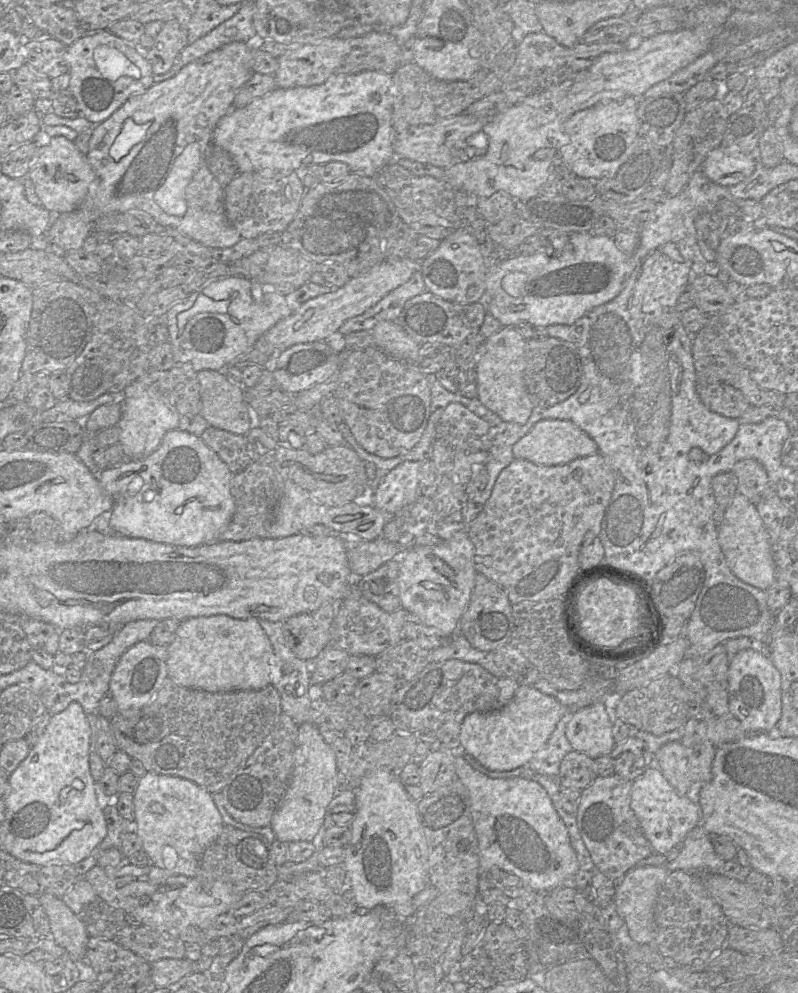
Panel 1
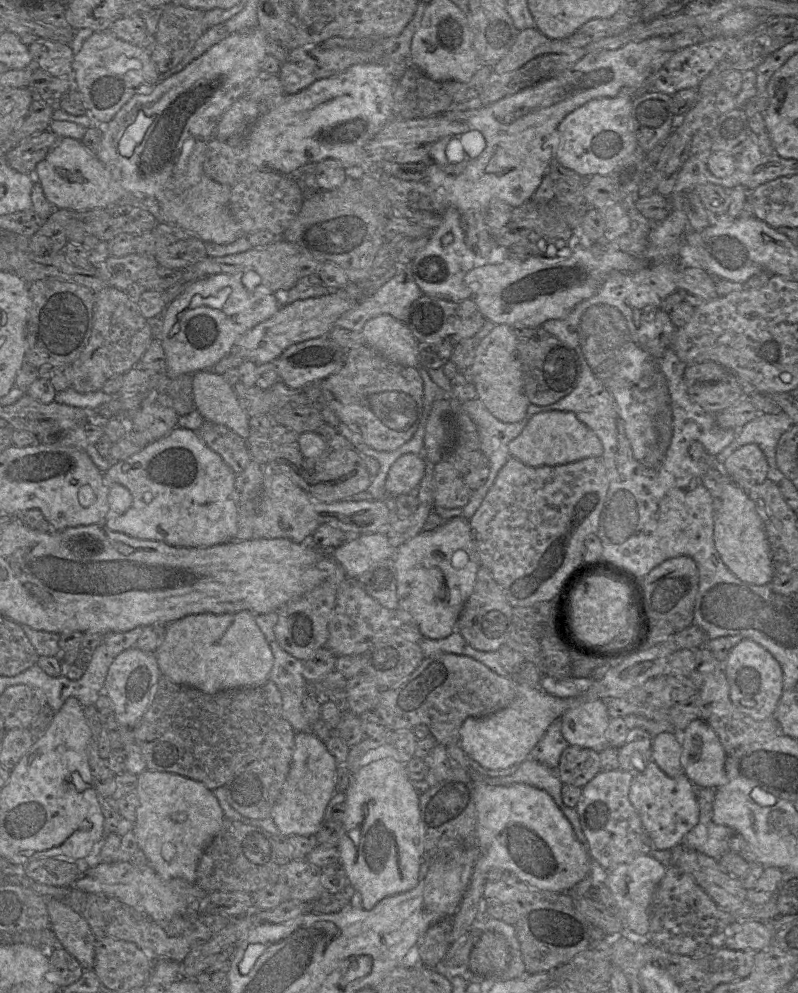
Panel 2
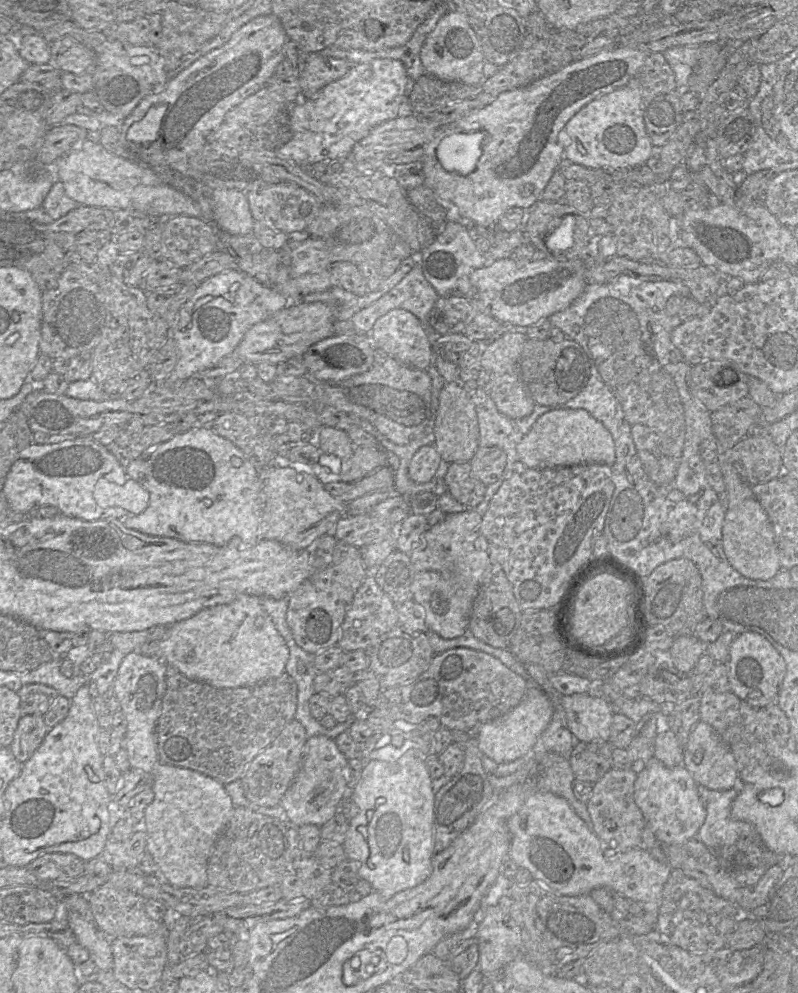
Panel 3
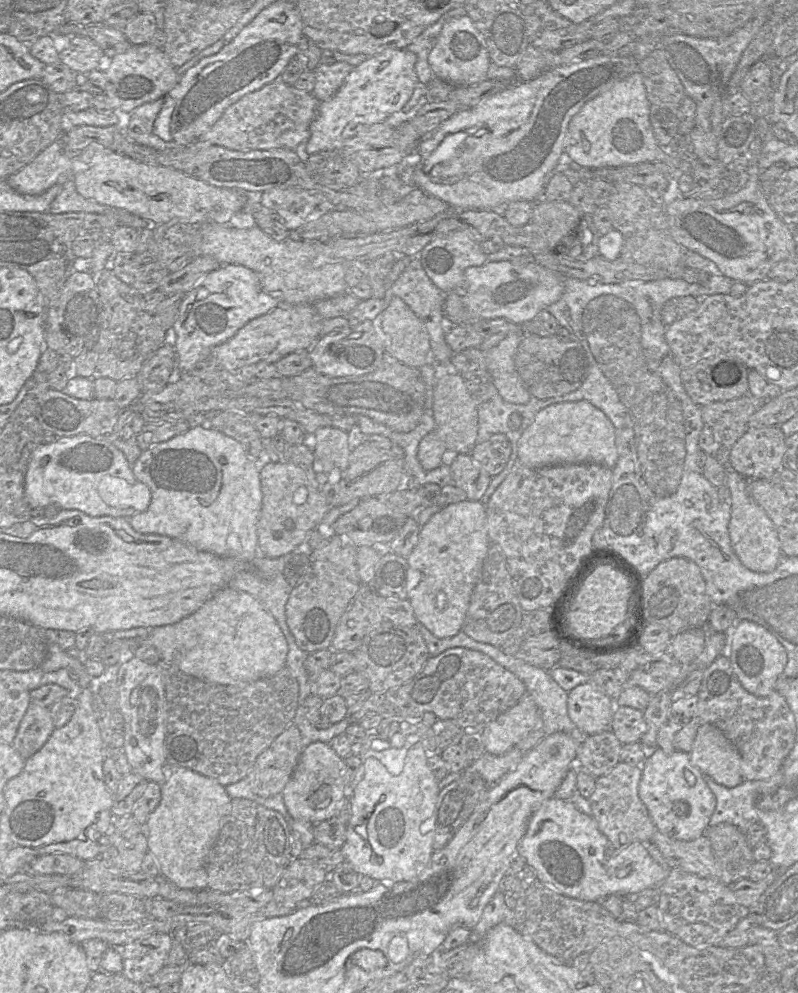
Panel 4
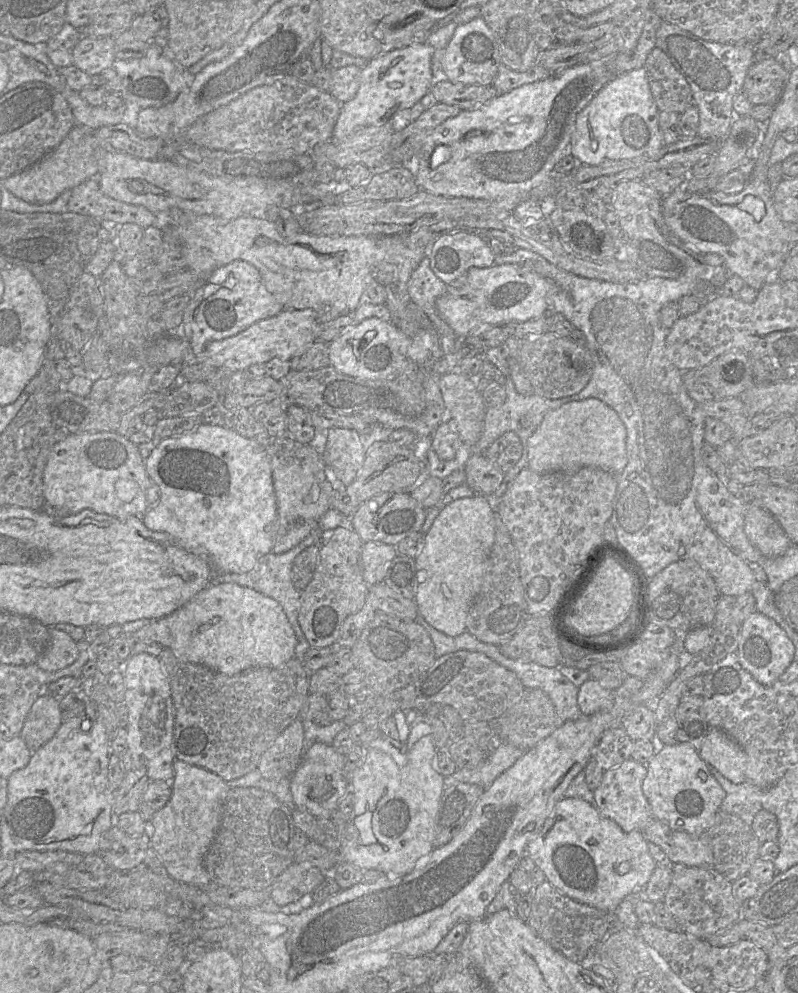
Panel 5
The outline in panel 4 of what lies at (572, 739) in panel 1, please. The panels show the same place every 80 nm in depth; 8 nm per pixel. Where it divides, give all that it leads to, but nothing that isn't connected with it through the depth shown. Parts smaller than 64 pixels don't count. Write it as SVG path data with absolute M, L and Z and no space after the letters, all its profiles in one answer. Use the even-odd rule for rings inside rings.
M593 682L569 692L569 717L583 736L611 730L615 709L615 702Z

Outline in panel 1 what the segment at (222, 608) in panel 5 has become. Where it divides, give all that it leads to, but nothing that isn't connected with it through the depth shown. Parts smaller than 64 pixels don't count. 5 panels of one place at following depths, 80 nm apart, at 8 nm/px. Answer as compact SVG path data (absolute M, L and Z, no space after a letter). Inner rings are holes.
M215 615L181 621L167 653L168 678L185 688L221 693L259 691L271 685L273 649L256 618Z

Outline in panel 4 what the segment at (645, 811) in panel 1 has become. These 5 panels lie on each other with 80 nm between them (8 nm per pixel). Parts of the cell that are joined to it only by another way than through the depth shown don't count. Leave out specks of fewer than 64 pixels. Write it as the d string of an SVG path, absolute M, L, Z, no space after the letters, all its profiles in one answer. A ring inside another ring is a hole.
M658 748L651 757L646 758L642 764L639 797L647 807L658 831L668 837L684 841L691 841L705 835L716 807L715 796L705 781L705 775L691 764L688 753L678 750L668 755Z

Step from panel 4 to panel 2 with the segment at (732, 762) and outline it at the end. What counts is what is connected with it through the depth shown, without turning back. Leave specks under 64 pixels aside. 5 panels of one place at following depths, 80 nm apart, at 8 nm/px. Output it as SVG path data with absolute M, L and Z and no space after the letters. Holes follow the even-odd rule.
M701 718L693 720L684 730L676 731L675 736L682 744L681 764L684 774L696 788L716 789L727 782L725 761L727 752L715 731Z

